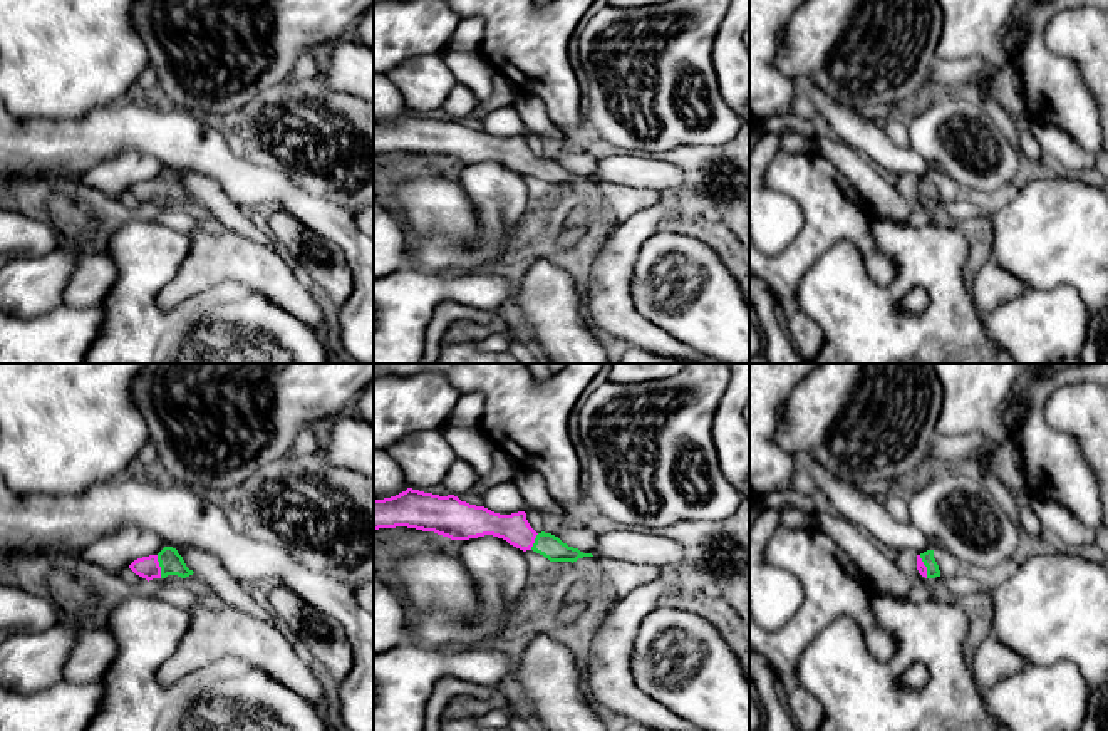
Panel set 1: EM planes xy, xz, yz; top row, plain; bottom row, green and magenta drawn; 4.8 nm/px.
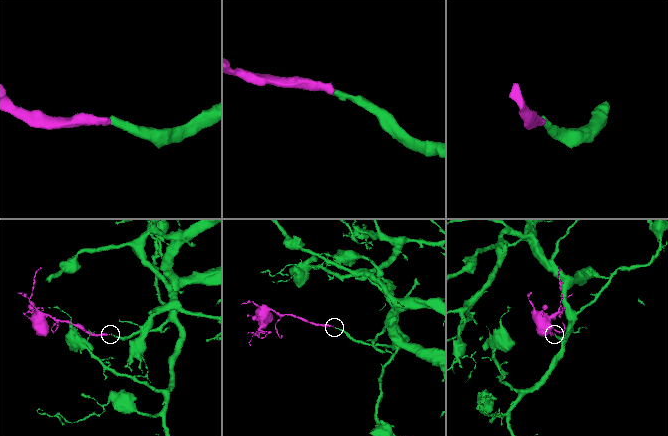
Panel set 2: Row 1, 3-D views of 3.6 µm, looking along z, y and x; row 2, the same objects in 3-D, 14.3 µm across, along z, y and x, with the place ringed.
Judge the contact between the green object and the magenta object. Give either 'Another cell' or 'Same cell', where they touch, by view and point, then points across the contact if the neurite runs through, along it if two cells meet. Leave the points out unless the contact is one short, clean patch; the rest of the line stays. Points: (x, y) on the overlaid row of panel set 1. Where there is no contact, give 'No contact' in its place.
Same cell. Touches green at xy (160, 565). Path across: xy (170, 560), (160, 565), (148, 567)

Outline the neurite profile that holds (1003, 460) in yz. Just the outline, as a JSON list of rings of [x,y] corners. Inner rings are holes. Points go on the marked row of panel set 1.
[[[1007,433],[1001,443],[991,443],[987,446],[982,453],[981,466],[989,476],[997,478],[1012,491],[1029,495],[1023,456],[1011,433]]]

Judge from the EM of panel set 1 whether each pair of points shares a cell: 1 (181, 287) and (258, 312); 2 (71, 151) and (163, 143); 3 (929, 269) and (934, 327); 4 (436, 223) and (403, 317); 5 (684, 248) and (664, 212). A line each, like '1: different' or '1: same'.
1: different
2: same
3: same
4: different
5: different

